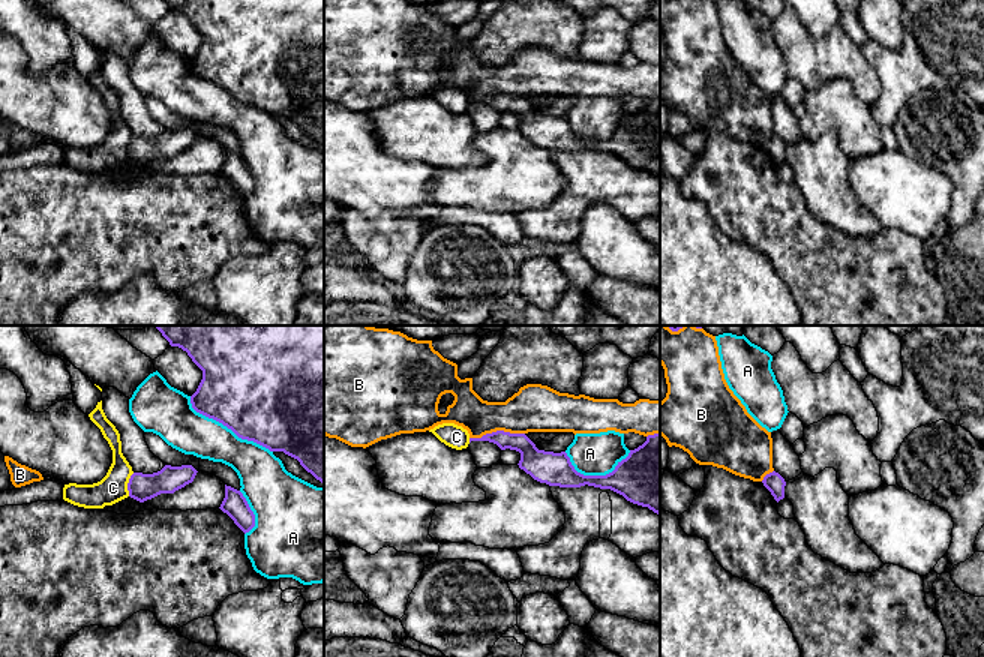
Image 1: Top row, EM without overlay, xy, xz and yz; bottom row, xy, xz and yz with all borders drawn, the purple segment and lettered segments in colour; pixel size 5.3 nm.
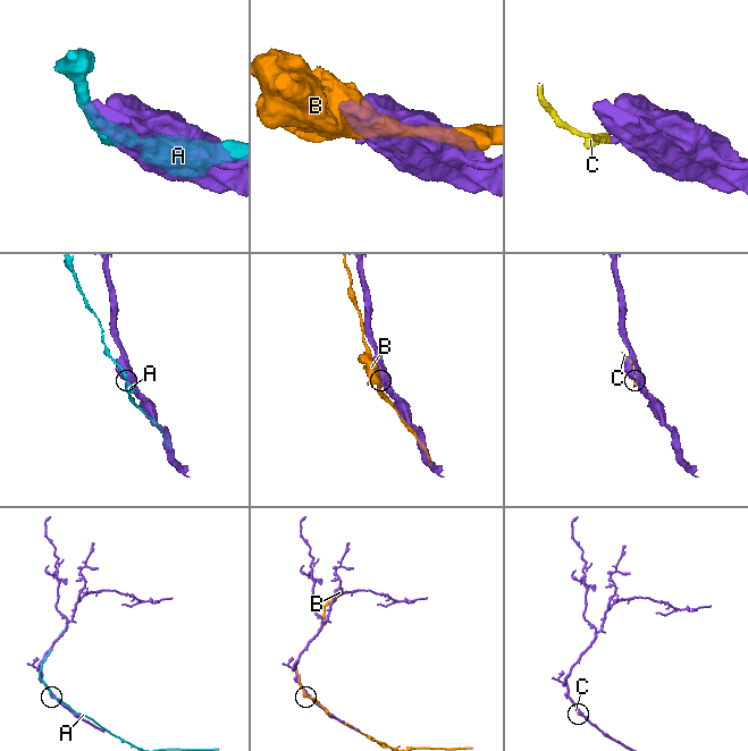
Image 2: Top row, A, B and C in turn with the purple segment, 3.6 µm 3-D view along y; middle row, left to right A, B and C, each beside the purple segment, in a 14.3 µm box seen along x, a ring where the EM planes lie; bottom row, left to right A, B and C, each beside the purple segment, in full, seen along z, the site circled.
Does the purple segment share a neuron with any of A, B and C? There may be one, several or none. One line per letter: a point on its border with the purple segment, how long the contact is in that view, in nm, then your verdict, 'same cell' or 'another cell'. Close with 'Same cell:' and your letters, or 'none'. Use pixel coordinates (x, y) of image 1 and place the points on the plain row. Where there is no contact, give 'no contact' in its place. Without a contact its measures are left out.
A: contact xy (227, 90); length 550 nm; another cell
B: contact xz (497, 95); length 300 nm; another cell
C: contact xy (128, 149); length 130 nm; another cell
Same cell: none

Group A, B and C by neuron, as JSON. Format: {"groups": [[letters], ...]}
{"groups": [["A"], ["B"], ["C"]]}

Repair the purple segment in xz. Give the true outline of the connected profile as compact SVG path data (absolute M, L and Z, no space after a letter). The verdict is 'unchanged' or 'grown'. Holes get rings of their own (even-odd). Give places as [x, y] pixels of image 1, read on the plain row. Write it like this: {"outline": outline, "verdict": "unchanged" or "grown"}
{"outline": "M496 94L471 105L489 105L501 114L520 117L519 132L534 144L549 150L610 153L627 165L648 171L660 180L660 98L648 99L646 105L618 126L606 140L584 140L574 134L566 116L538 114L525 98Z", "verdict": "unchanged"}

